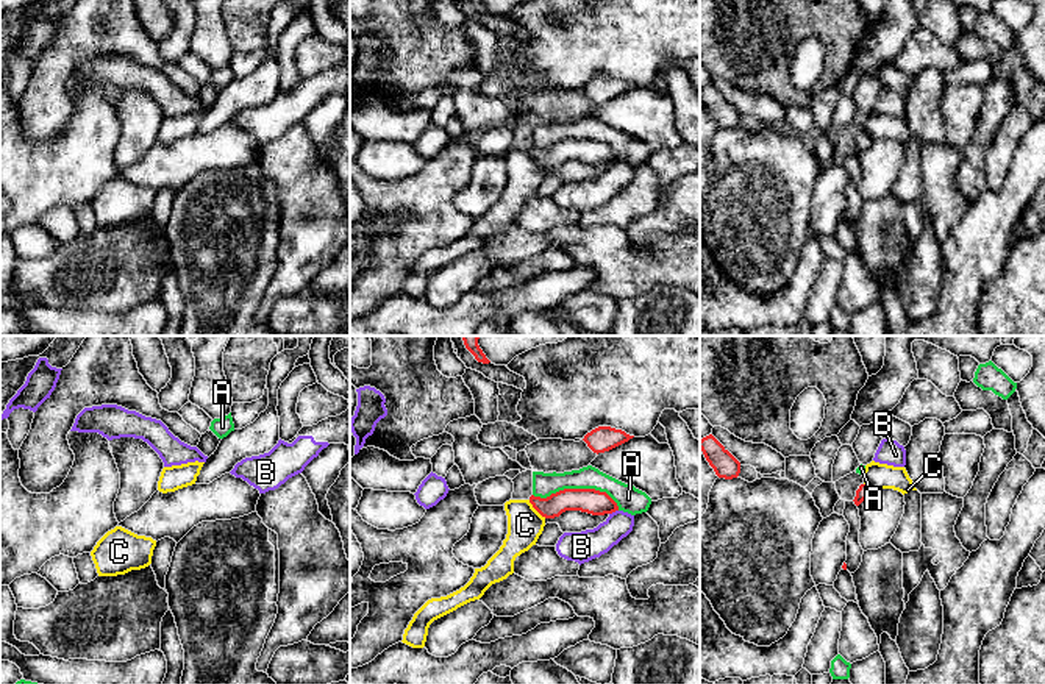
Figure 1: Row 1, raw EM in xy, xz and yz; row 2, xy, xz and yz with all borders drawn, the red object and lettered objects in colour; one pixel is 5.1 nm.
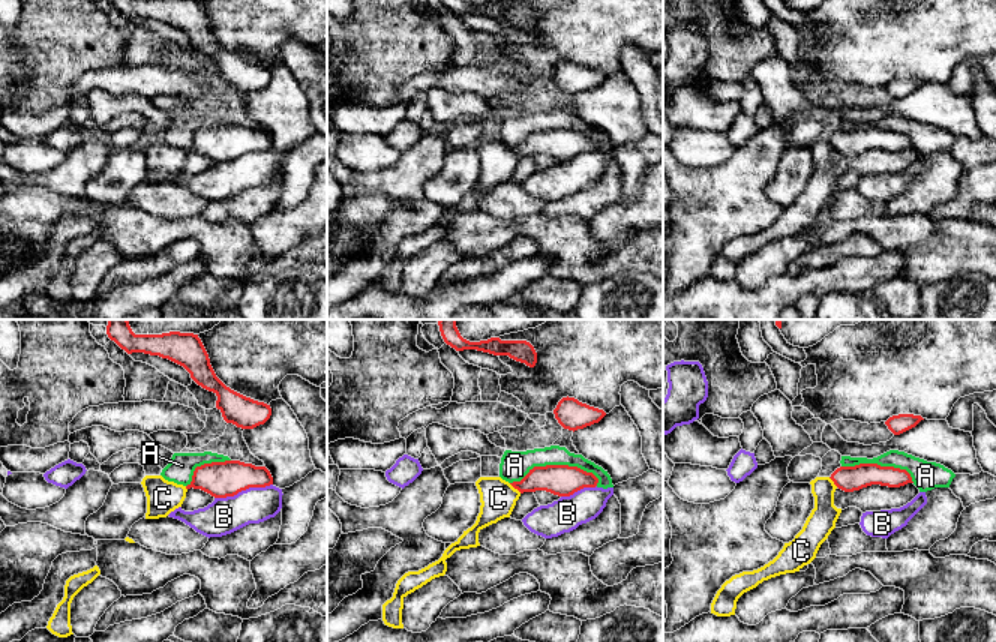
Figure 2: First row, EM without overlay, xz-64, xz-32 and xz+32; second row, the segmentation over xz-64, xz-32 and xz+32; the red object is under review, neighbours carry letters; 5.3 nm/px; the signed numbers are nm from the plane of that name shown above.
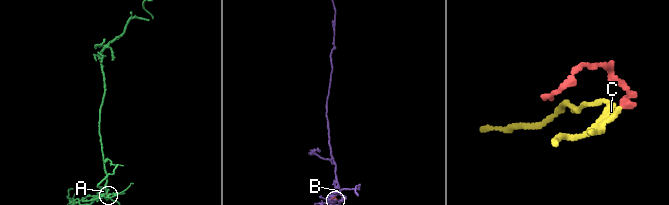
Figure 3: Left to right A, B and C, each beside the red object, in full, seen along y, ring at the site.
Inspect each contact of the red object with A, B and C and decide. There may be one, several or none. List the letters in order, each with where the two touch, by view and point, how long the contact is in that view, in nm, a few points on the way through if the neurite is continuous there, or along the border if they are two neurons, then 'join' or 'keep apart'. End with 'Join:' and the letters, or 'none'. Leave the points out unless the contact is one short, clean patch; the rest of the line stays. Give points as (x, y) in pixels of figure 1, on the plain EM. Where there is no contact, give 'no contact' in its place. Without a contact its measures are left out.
A: xz (578, 139) | 460 nm | keep apart
B: xz (613, 161) | 50 nm | keep apart
C: xz (536, 160) | 130 nm | along xz (528, 150), (545, 167) | keep apart
Join: none

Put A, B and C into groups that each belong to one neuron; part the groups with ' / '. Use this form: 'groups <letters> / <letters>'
groups A / B / C

